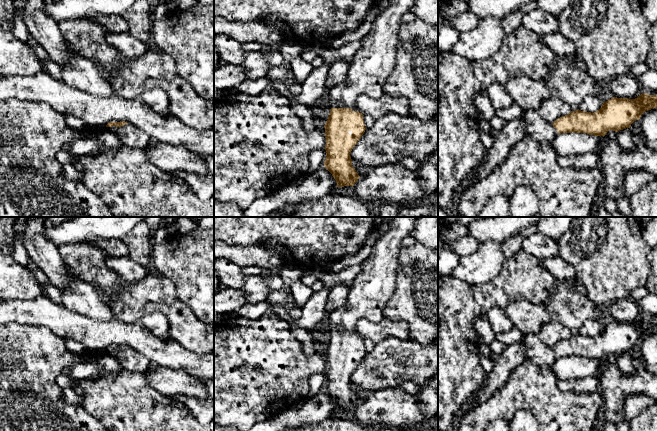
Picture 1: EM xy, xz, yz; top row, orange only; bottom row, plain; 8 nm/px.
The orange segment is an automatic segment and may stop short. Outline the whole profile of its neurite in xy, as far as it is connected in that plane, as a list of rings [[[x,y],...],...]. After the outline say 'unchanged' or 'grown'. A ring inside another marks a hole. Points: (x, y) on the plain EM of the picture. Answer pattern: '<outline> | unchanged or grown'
[[[110,346],[106,349],[120,364],[132,372],[145,373],[150,368],[150,360],[127,346]]] | grown

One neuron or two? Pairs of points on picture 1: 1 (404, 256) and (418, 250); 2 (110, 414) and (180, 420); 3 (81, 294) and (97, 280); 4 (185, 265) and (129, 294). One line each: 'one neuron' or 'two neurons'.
1: one neuron
2: one neuron
3: two neurons
4: two neurons

